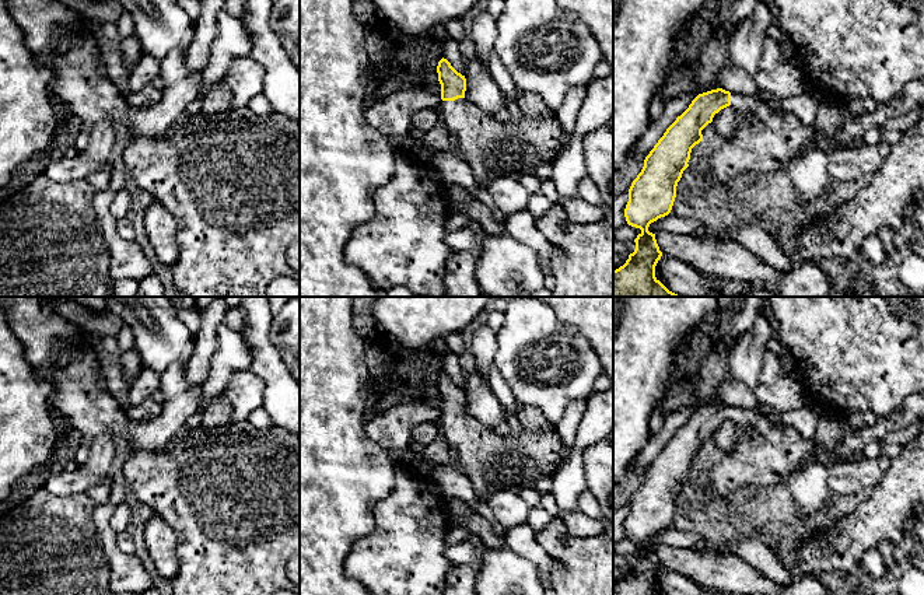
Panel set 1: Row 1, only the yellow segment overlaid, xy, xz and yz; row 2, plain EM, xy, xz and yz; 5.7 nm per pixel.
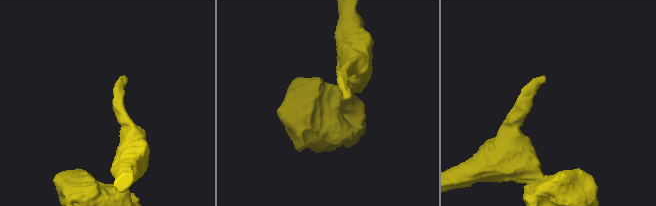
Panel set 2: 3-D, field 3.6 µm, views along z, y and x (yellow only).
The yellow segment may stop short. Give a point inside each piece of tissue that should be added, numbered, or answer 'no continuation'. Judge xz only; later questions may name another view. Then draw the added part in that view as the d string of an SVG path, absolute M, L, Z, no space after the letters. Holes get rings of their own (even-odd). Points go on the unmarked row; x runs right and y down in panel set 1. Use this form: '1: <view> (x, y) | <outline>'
1: xz (492, 462) | M466 412L441 413L438 423L448 447L458 452L452 465L470 479L484 503L498 490L515 491L517 486L533 486L536 477L553 476L566 462L560 458L564 444L553 423L546 433L521 428L507 437L498 437Z

